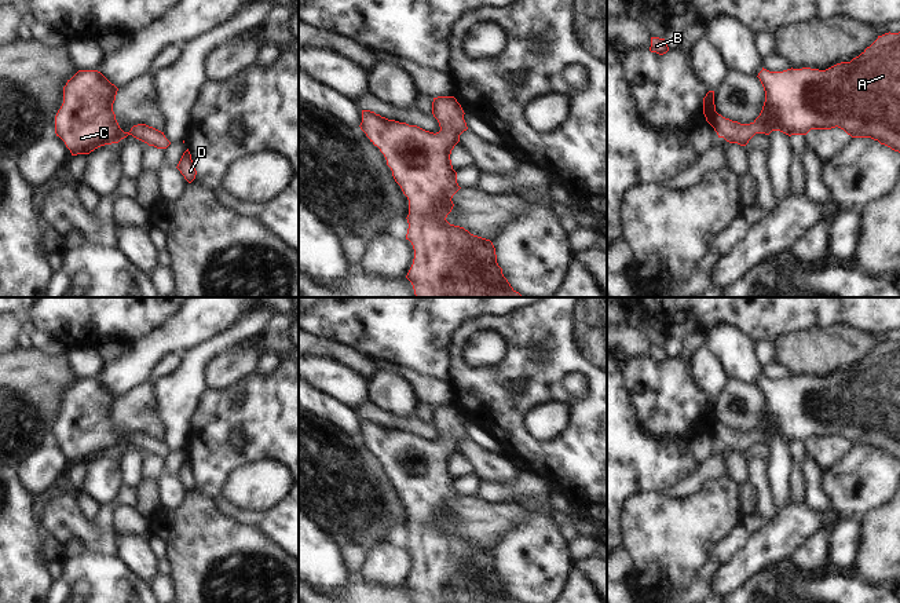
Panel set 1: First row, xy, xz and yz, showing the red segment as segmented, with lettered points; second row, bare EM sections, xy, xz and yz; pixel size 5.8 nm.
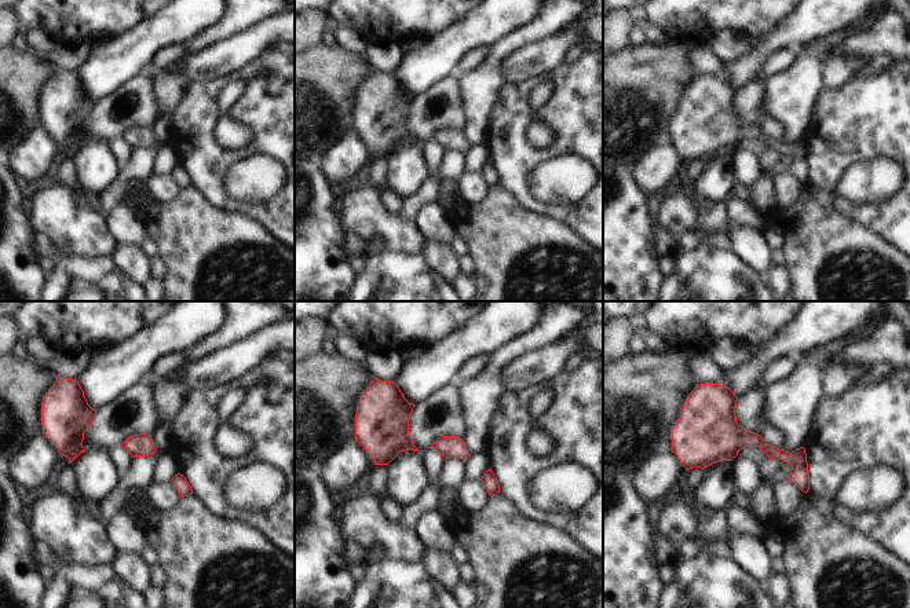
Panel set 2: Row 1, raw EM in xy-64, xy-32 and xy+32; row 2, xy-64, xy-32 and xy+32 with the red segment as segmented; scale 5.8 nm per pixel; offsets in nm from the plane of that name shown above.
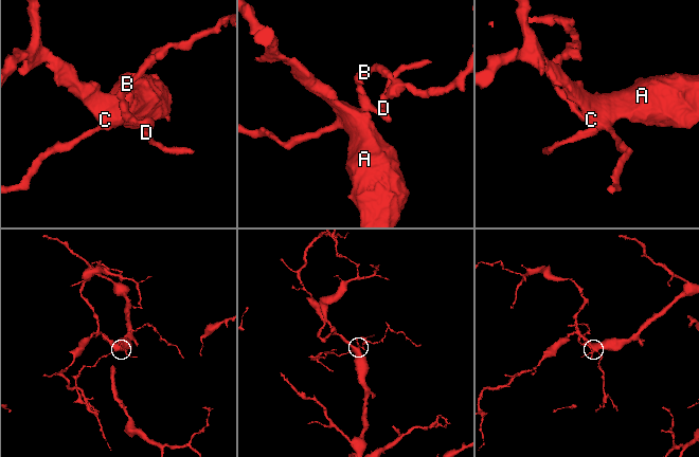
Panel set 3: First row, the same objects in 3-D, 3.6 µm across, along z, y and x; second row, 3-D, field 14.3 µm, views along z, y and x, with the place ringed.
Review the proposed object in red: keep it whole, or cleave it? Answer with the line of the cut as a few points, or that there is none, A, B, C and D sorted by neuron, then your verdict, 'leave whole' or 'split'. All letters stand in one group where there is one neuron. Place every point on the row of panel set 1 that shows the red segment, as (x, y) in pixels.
no cut; A B C D; leave whole

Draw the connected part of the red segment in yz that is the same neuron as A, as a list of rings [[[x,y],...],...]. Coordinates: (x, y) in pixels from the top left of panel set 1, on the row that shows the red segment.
[[[900,32],[885,33],[850,62],[837,63],[826,70],[802,67],[769,72],[762,67],[757,76],[765,91],[765,102],[760,116],[750,124],[740,124],[716,112],[714,91],[703,98],[703,114],[718,138],[729,143],[746,146],[756,134],[769,135],[780,131],[789,136],[806,135],[811,129],[841,128],[852,138],[871,138],[900,153]]]

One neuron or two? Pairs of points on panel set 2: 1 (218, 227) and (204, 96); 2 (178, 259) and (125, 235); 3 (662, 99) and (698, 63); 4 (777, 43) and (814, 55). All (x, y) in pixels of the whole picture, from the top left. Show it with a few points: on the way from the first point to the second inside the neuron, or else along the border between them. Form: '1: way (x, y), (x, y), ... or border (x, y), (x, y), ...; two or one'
1: border (193, 185), (219, 208), (240, 212), (245, 216); two
2: border (132, 208), (145, 224), (149, 237); two
3: border (705, 43), (689, 52), (689, 62), (700, 74); two
4: border (829, 33), (807, 44), (795, 57); two

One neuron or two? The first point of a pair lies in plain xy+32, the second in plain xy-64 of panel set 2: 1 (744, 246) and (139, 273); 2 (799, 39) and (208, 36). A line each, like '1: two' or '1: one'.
1: one
2: two

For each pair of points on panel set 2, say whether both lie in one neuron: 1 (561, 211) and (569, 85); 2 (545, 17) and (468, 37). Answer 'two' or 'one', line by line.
1: one
2: two

